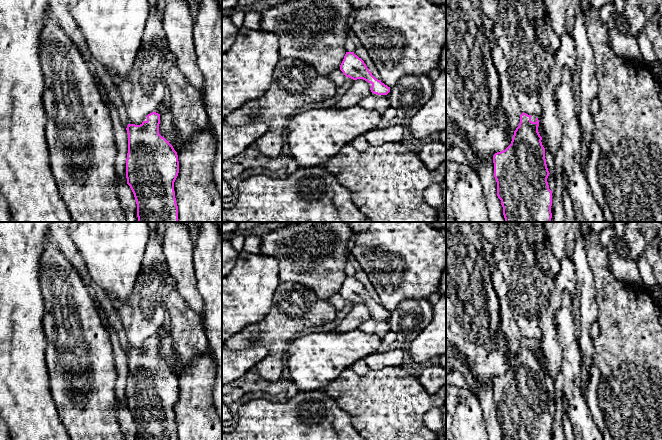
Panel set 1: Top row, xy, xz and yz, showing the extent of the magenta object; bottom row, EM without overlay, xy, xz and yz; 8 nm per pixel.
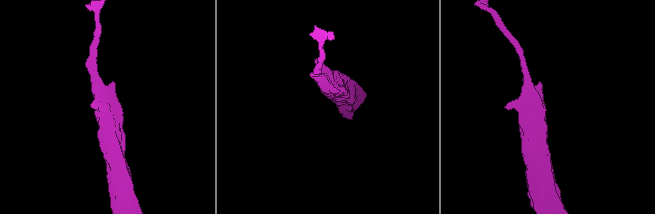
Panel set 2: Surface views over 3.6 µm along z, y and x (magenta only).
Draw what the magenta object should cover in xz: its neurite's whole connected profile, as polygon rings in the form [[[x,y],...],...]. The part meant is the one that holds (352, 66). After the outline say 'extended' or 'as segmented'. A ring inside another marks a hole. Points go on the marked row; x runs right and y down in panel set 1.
[[[346,52],[340,70],[346,77],[353,80],[363,79],[368,82],[371,93],[360,101],[359,105],[361,107],[381,114],[390,107],[390,102],[386,96],[390,92],[390,87],[376,79],[364,61],[354,52]]]; extended

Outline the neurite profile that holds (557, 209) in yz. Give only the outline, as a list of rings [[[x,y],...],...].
[[[561,174],[556,176],[555,184],[555,190],[552,192],[551,222],[566,222],[563,205],[564,181]]]

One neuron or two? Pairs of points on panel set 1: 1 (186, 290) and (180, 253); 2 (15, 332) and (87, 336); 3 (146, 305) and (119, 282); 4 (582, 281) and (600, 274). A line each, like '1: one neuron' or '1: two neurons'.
1: one neuron
2: two neurons
3: two neurons
4: two neurons

